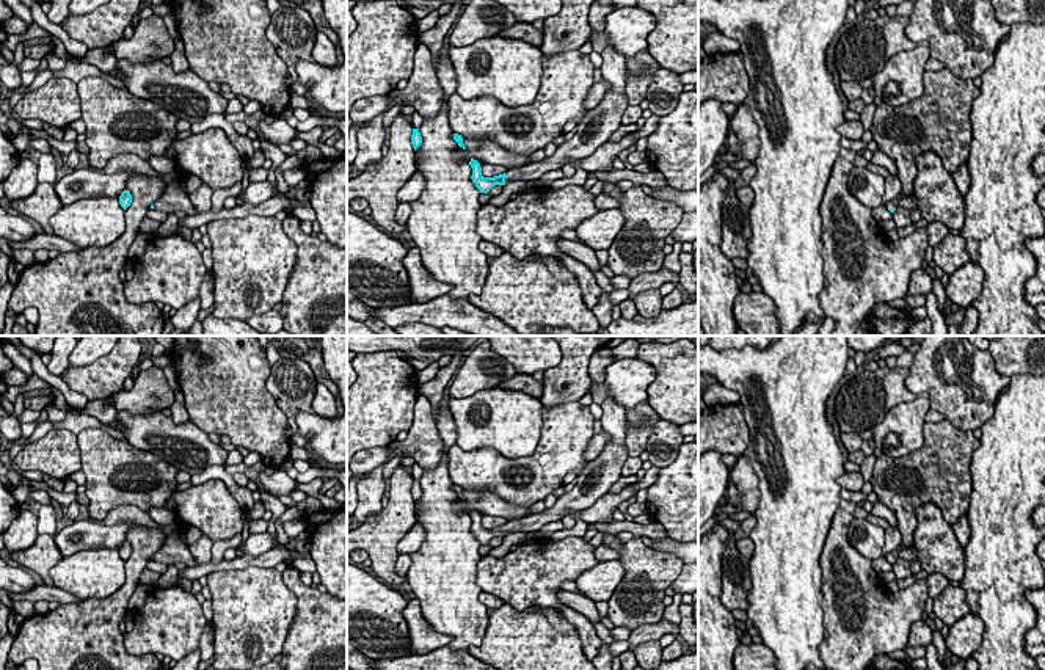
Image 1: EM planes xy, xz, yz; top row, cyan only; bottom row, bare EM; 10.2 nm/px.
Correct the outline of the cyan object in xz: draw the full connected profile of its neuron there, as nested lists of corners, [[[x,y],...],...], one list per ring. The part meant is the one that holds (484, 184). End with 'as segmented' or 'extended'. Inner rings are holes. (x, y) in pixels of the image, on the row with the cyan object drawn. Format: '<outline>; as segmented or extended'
[[[607,47],[603,53],[601,74],[610,83],[610,89],[603,100],[587,111],[577,122],[576,135],[560,144],[551,157],[540,162],[527,163],[521,168],[507,169],[494,177],[483,177],[480,163],[471,158],[472,182],[480,193],[488,193],[494,185],[505,185],[515,180],[537,180],[548,171],[560,169],[570,160],[577,160],[592,155],[601,144],[609,141],[614,132],[621,126],[621,118],[628,108],[624,96],[628,69],[626,58],[617,50]]]; extended

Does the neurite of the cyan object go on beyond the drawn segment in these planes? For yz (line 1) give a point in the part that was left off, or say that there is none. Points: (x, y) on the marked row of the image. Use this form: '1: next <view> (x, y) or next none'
1: next yz (892, 204)

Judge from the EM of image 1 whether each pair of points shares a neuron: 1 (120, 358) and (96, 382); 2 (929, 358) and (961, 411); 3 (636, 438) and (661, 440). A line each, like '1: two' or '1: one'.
1: one
2: one
3: two

